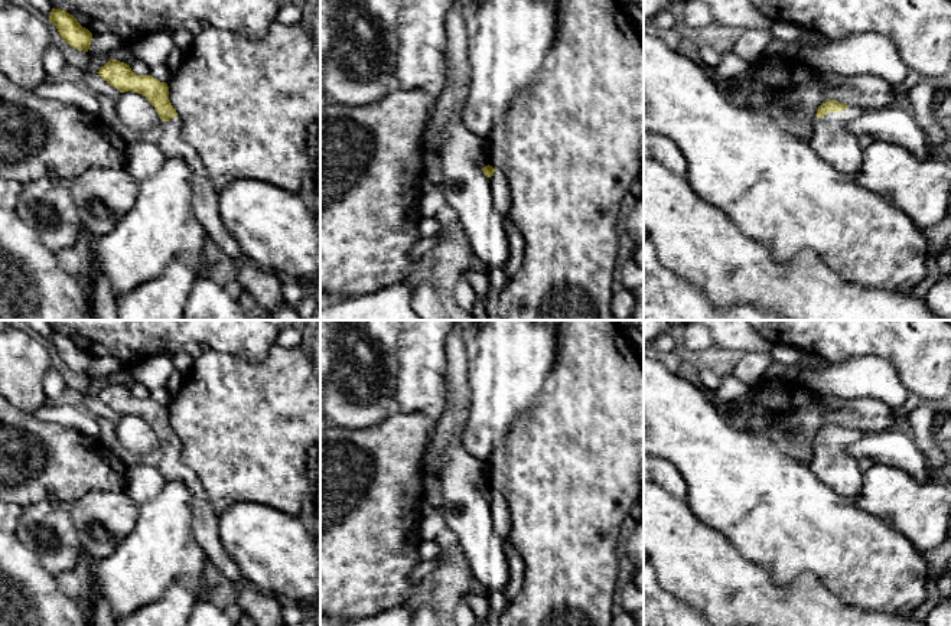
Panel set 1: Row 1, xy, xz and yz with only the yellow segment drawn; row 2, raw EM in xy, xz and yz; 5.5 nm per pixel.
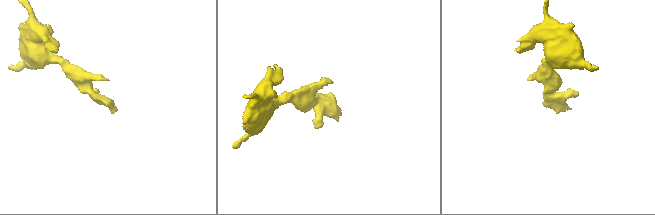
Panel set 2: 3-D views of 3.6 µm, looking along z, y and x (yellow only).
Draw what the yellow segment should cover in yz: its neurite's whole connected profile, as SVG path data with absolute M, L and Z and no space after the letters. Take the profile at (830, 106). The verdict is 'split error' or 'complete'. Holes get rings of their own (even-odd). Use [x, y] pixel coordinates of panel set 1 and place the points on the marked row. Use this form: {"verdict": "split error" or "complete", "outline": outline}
{"verdict": "split error", "outline": "M828 100L815 114L815 131L808 144L841 179L853 179L862 164L863 150L857 137L847 128L860 113L856 107Z"}

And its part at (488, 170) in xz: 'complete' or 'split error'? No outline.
split error

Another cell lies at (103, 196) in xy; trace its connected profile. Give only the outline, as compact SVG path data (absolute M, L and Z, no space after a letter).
M92 167L69 180L84 234L92 241L111 232L133 208L139 180L127 170Z

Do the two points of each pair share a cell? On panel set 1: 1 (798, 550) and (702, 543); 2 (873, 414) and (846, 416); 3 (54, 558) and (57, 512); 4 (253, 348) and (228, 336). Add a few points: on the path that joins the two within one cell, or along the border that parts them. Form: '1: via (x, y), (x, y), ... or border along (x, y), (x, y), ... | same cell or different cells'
1: border along (707, 525), (719, 530), (745, 557), (762, 566) | different cells
2: via (866, 414), (853, 414) | same cell
3: via (61, 547), (62, 543), (57, 524) | same cell
4: via (247, 342), (241, 336), (234, 336) | same cell

